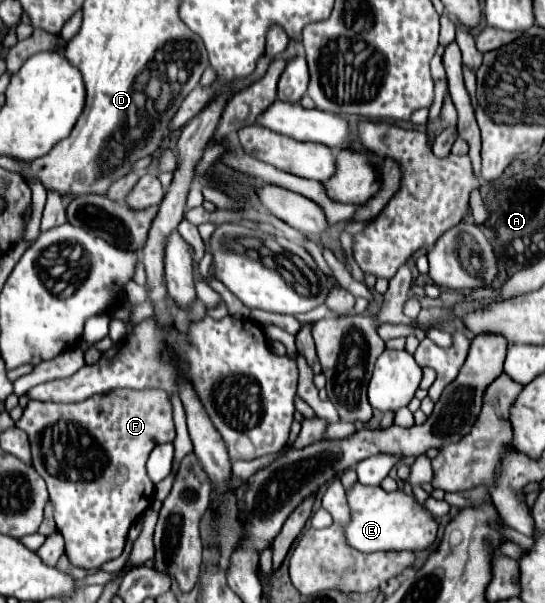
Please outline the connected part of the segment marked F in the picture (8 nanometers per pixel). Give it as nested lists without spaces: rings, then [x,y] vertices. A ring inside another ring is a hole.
[[[113,389],[111,393],[103,393],[99,397],[89,397],[85,401],[79,403],[43,403],[43,401],[29,401],[21,419],[17,421],[17,427],[23,429],[29,435],[31,441],[31,453],[33,453],[33,467],[37,469],[37,473],[47,481],[49,487],[49,495],[51,501],[55,503],[55,521],[57,521],[57,531],[63,535],[65,539],[65,555],[69,557],[69,563],[77,569],[99,569],[103,563],[117,559],[123,553],[125,547],[125,539],[127,539],[127,531],[133,525],[133,521],[143,515],[143,511],[151,505],[151,499],[155,496],[155,486],[151,483],[151,479],[147,477],[147,457],[153,449],[153,445],[161,445],[161,443],[169,443],[175,439],[175,425],[173,425],[173,409],[171,409],[171,401],[167,397],[167,393],[159,393],[159,389],[145,389],[145,391],[135,391],[135,389]],[[53,465],[55,473],[51,473],[47,467]]]

